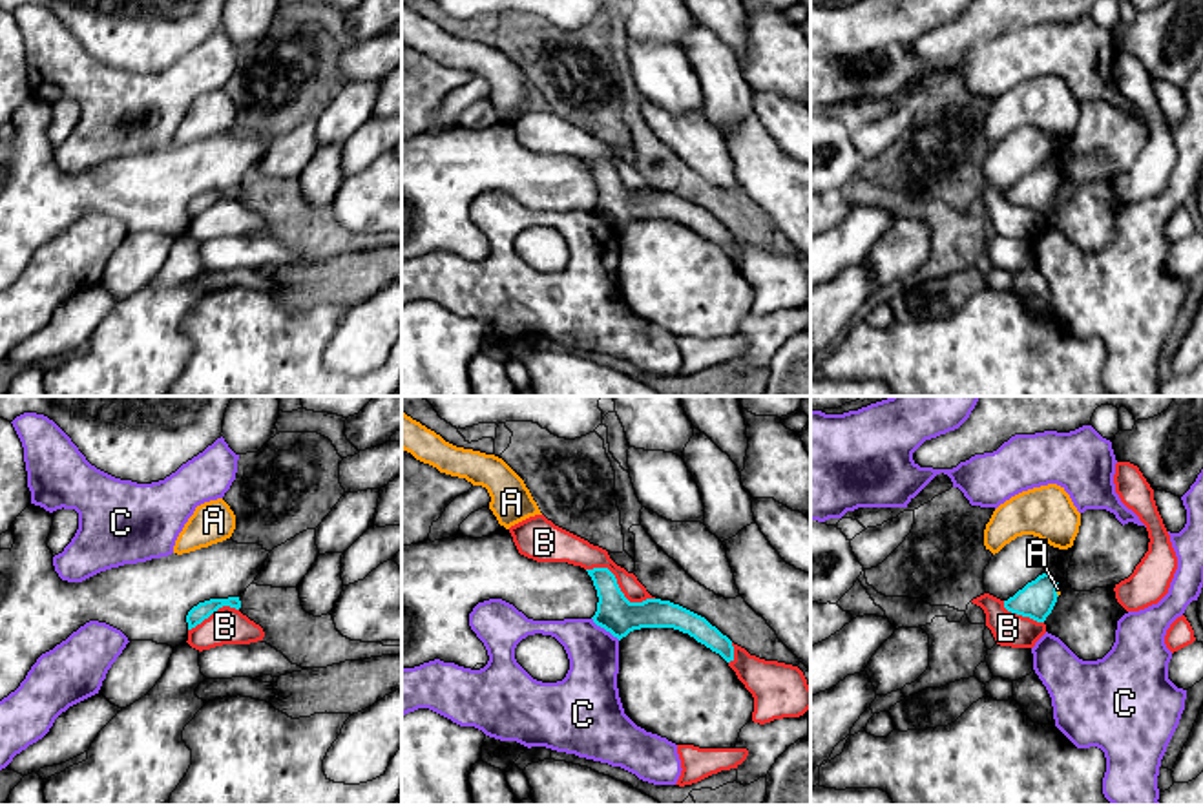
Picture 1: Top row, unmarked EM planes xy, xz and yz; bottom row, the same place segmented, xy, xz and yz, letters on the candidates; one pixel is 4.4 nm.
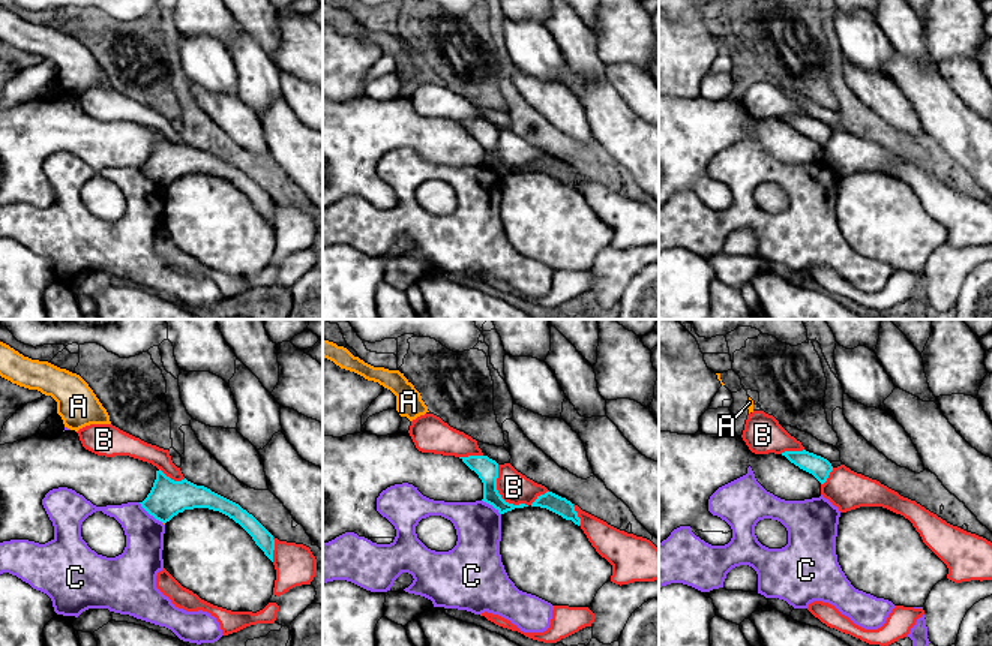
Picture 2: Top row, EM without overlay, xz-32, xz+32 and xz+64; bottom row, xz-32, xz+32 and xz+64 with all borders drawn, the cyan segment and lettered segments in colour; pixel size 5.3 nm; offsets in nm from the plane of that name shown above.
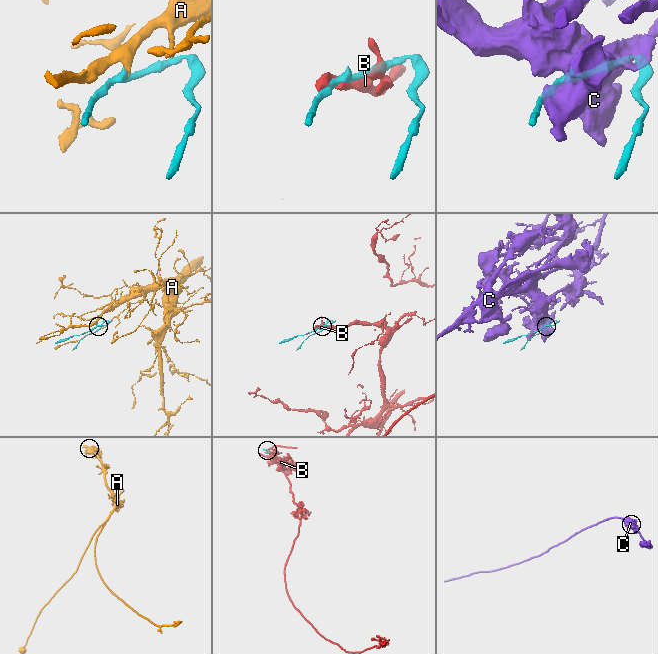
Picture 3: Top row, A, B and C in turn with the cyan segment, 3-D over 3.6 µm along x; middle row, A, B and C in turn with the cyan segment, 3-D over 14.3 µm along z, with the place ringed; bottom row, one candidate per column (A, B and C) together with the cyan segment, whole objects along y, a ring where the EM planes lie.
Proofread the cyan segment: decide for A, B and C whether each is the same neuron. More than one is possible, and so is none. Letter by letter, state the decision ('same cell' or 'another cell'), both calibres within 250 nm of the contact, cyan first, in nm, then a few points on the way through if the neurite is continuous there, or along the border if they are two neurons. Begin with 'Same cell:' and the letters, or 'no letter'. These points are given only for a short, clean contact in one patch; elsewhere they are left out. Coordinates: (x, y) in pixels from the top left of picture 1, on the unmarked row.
Same cell: A
A: same cell | 160/20 nm | across yz (1035, 190), (1043, 183), (1056, 183), (1057, 179)
B: another cell | 170/130 nm
C: another cell | 170/220 nm

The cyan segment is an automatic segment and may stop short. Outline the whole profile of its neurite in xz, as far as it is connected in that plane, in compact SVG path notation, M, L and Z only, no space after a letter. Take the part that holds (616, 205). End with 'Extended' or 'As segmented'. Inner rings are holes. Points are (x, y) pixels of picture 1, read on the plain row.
M608 159L586 162L591 168L599 188L597 203L591 210L619 232L641 219L674 219L719 245L727 254L734 252L732 232L705 208L661 190L630 193Z. As segmented

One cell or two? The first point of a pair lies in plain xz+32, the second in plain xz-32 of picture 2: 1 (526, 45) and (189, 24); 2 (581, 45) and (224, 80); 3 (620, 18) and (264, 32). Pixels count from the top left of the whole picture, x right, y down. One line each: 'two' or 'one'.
1: two
2: two
3: two

